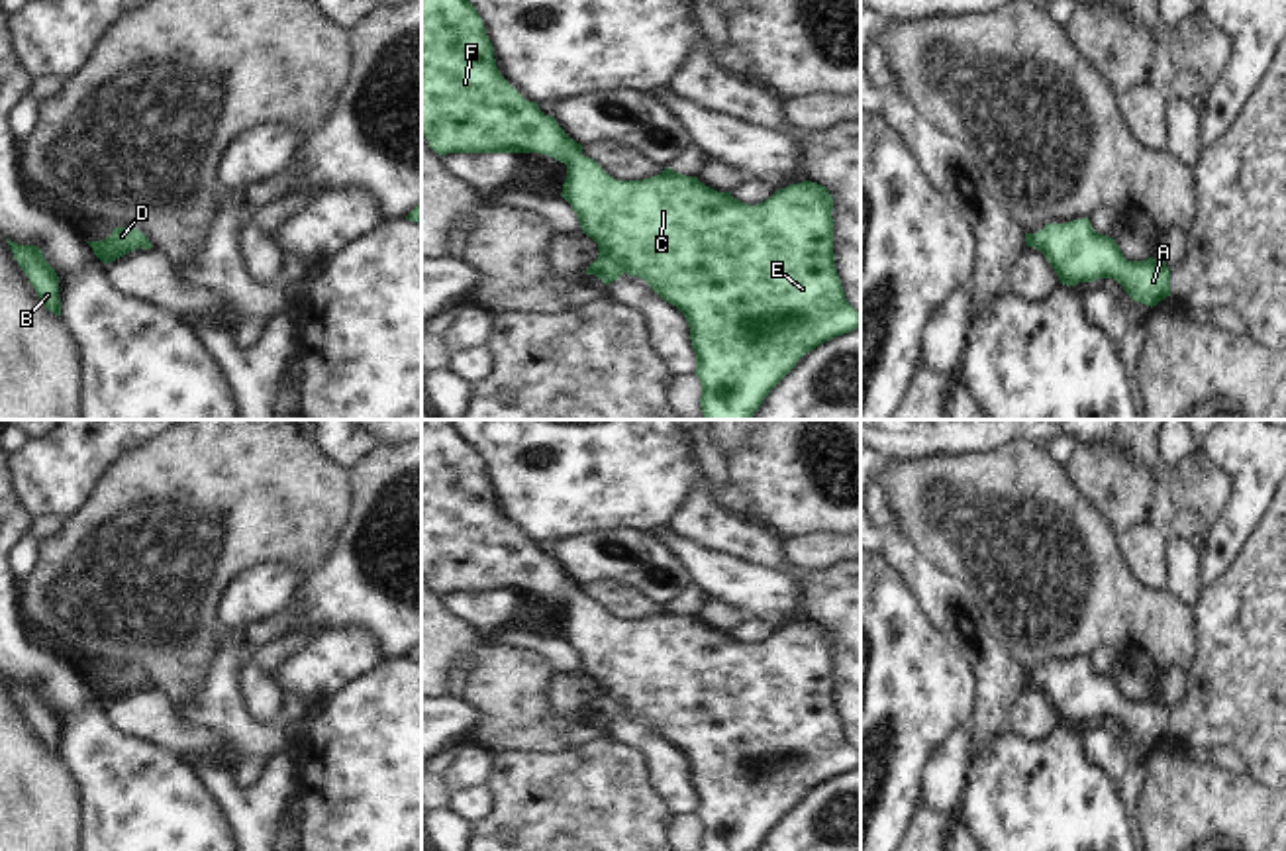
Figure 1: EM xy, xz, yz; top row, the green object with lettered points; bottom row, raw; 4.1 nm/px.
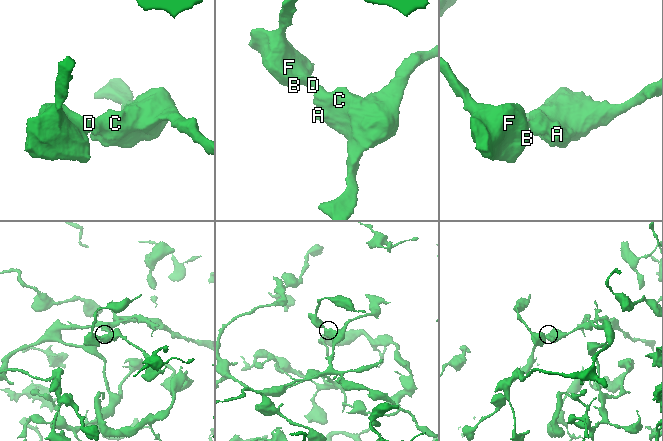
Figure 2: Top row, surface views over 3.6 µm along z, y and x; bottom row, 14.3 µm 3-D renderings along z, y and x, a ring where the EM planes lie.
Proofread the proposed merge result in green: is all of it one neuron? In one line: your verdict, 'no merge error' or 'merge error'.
no merge error

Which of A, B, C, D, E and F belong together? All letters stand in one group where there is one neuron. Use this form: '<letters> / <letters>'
A B C D E F

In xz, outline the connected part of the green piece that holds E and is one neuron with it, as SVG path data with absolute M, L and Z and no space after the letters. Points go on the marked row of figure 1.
M421 0L421 133L429 147L439 153L541 153L567 165L567 178L561 196L578 216L582 233L598 243L598 259L590 263L586 275L596 275L604 284L618 280L623 273L643 278L665 302L676 306L690 327L692 349L696 353L694 375L702 384L700 406L704 420L753 420L768 392L796 367L796 363L821 343L861 327L861 314L847 302L833 255L833 198L817 182L804 180L776 190L761 204L745 204L731 192L717 192L696 176L686 176L665 169L661 175L643 180L616 180L594 159L582 155L582 145L570 139L553 116L545 116L537 102L525 100L498 71L492 43L484 22L469 0Z

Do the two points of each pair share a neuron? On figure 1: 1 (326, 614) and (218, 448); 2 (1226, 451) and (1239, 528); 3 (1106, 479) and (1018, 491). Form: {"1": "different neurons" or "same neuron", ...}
{"1": "different neurons", "2": "same neuron", "3": "different neurons"}

